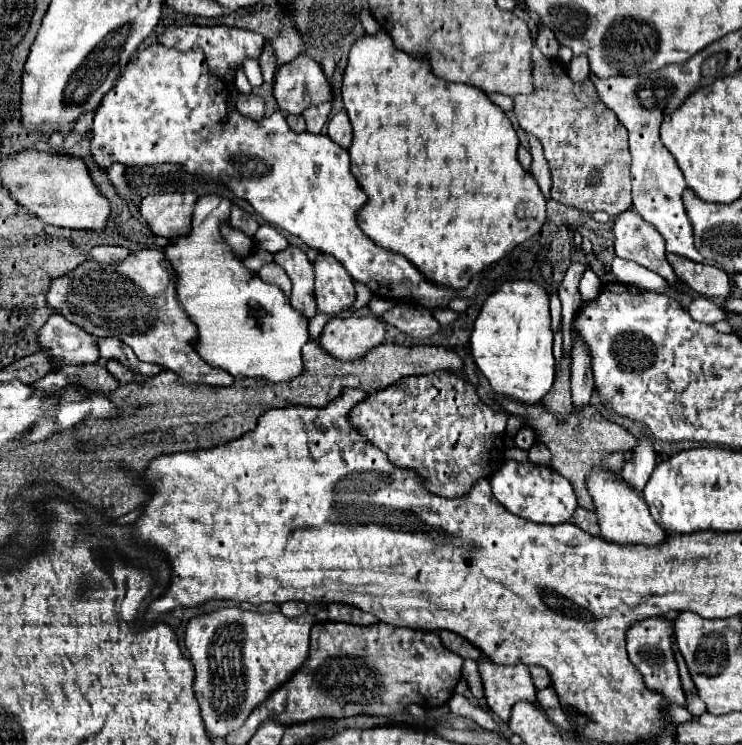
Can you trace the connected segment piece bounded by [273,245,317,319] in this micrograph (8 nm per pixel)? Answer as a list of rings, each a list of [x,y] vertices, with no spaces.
[[[289,245],[287,254],[275,255],[273,261],[285,269],[293,283],[293,295],[289,297],[291,305],[299,309],[309,319],[317,315],[315,295],[313,295],[313,267],[307,259],[307,255],[300,248]]]

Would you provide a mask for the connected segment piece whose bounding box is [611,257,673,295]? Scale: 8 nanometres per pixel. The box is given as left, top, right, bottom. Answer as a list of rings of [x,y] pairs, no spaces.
[[[615,257],[613,263],[611,263],[611,273],[613,273],[619,281],[631,283],[631,285],[635,285],[635,287],[653,289],[653,291],[667,293],[667,295],[673,293],[673,285],[671,285],[665,277],[661,277],[661,275],[657,275],[657,273],[653,273],[653,271],[649,271],[649,269],[645,269],[645,267],[641,267],[641,265],[637,265],[637,263],[633,263],[633,261],[625,261],[625,259]]]

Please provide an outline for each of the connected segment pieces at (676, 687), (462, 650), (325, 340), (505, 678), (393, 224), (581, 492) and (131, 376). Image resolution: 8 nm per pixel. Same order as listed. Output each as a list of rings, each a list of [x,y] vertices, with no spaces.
[[[647,617],[627,629],[627,653],[629,653],[631,663],[643,675],[647,689],[663,695],[663,699],[667,703],[675,703],[675,705],[685,707],[685,691],[679,681],[671,641],[673,641],[673,623],[667,617]]]
[[[441,631],[439,637],[441,637],[441,643],[449,651],[461,655],[463,659],[475,659],[477,661],[481,657],[481,651],[477,647],[473,647],[473,643],[469,643],[467,639],[463,639],[463,637],[459,637],[459,635],[451,633],[451,631]]]
[[[333,317],[325,325],[319,343],[337,359],[357,359],[371,347],[383,343],[385,325],[381,319],[367,317]]]
[[[487,657],[477,661],[485,689],[487,705],[503,721],[509,721],[511,707],[517,701],[535,701],[535,687],[529,669],[523,663],[497,665]]]
[[[379,29],[375,35],[363,35],[353,43],[353,47],[349,51],[347,69],[343,73],[341,95],[343,95],[345,111],[347,111],[351,125],[353,125],[353,145],[349,147],[351,171],[369,197],[369,203],[359,211],[359,219],[357,219],[359,227],[379,247],[405,255],[429,281],[435,281],[439,285],[449,285],[453,289],[461,289],[471,281],[471,277],[475,273],[479,273],[479,271],[491,267],[493,263],[497,263],[499,259],[503,259],[509,251],[513,251],[519,243],[531,239],[543,227],[543,223],[545,223],[545,197],[539,191],[537,181],[531,175],[527,175],[527,171],[517,161],[519,137],[517,137],[511,121],[503,113],[503,109],[499,105],[495,105],[477,87],[469,87],[469,85],[461,85],[461,83],[447,83],[447,81],[439,79],[431,71],[431,61],[427,57],[423,59],[423,55],[409,55],[405,51],[399,51],[393,45],[393,39],[385,31]]]
[[[497,397],[497,401],[511,415],[521,415],[521,417],[527,419],[527,423],[537,433],[537,441],[545,443],[551,449],[551,453],[553,453],[551,467],[557,473],[561,473],[565,479],[571,481],[571,485],[575,489],[575,495],[577,495],[577,501],[579,501],[579,507],[595,511],[593,499],[587,493],[587,475],[595,467],[603,467],[603,469],[619,475],[623,465],[625,465],[625,457],[623,455],[637,445],[635,437],[629,431],[625,431],[621,425],[603,419],[599,415],[599,411],[595,407],[591,407],[591,405],[587,405],[581,411],[573,409],[571,417],[565,423],[557,423],[555,417],[551,413],[547,413],[541,403],[537,403],[537,407],[529,407],[529,405],[523,405],[523,403],[513,403],[513,399],[503,399],[503,397]]]
[[[109,359],[109,363],[107,363],[107,369],[115,375],[115,379],[119,379],[119,381],[123,381],[123,383],[129,383],[129,381],[139,381],[139,379],[143,379],[141,375],[135,375],[131,369],[127,369],[125,365],[121,365],[119,361],[115,361],[115,359]]]

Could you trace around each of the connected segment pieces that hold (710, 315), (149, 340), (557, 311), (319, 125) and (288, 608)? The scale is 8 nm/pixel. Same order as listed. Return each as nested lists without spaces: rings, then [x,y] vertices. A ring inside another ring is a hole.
[[[703,295],[693,299],[693,303],[689,305],[689,315],[693,319],[699,319],[701,323],[707,323],[707,325],[725,319],[725,311],[713,299],[703,297]]]
[[[159,249],[131,253],[121,265],[85,261],[71,273],[51,283],[47,301],[67,321],[83,327],[95,337],[119,337],[141,361],[175,371],[187,383],[233,385],[235,377],[209,365],[195,351],[197,327],[189,321],[177,299],[177,273]]]
[[[557,295],[551,297],[551,331],[557,333],[561,329],[561,303]]]
[[[325,103],[325,105],[317,105],[317,107],[309,107],[301,117],[305,119],[307,123],[307,131],[311,133],[321,133],[325,129],[325,123],[329,119],[329,113],[331,113],[331,103]]]
[[[288,601],[280,606],[280,611],[287,617],[297,617],[304,614],[307,604],[299,601]]]

